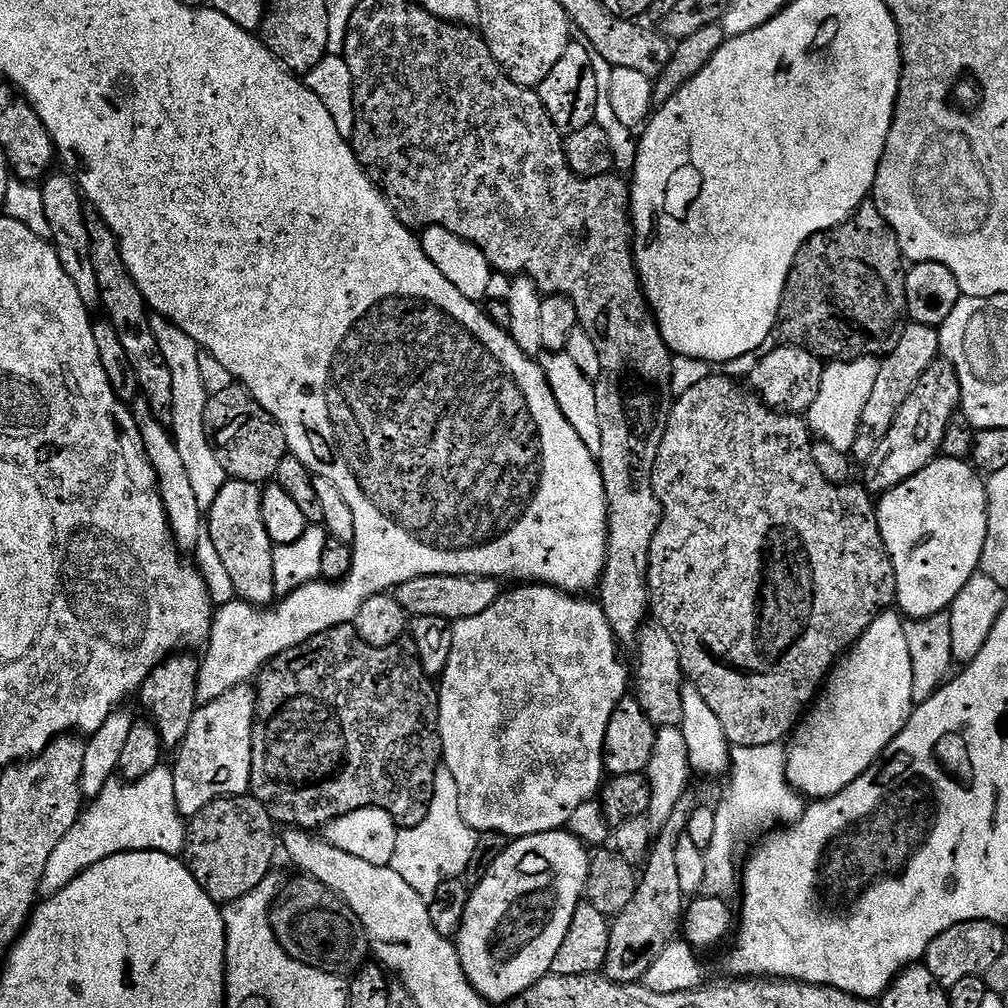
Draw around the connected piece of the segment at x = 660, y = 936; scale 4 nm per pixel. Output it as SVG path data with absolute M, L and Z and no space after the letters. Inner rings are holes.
M689 790L678 798L672 814L665 825L658 829L657 836L648 855L648 861L642 866L634 899L611 921L610 950L606 952L603 975L619 984L638 984L645 974L658 962L658 954L666 950L672 941L681 935L686 909L686 897L682 890L678 874L678 842L682 842L688 830L690 816L698 807L695 791Z

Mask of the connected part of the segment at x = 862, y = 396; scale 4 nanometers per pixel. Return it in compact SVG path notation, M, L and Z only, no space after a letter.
M859 356L856 360L829 363L822 374L818 398L814 398L814 406L810 406L806 413L811 435L830 442L830 446L838 450L851 453L862 433L866 402L876 385L879 369L880 360L875 356Z

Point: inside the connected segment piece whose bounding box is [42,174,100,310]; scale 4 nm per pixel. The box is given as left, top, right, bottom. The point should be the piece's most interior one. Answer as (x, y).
(62, 199)

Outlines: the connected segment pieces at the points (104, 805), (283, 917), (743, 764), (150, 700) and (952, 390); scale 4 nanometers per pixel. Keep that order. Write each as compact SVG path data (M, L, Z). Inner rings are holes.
M161 766L138 781L114 778L81 813L74 827L54 848L39 884L39 897L48 899L65 889L78 874L114 854L158 852L181 855L187 847L187 825L174 798L172 768Z
M304 874L301 880L283 885L272 909L272 929L286 954L311 968L320 968L341 978L351 978L364 967L370 956L366 930L358 922L358 914L346 906L322 882Z
M783 743L770 746L738 746L731 749L728 789L725 790L720 804L715 805L714 839L704 852L706 871L699 891L701 897L731 901L731 896L735 892L737 895L742 884L738 865L741 863L740 851L743 850L744 843L751 836L759 837L765 830L776 826L771 824L781 820L781 825L788 826L799 820L804 813L805 801L793 788L786 774L787 761L788 753Z
M184 655L169 656L144 679L144 685L138 690L140 704L148 711L147 719L158 730L161 745L165 749L179 749L180 743L190 731L190 722L194 722L194 714L198 707L200 660L197 657Z
M937 358L930 370L918 378L918 386L910 390L910 398L902 402L902 410L898 410L887 432L879 437L880 445L872 452L872 461L868 464L868 473L863 480L868 491L873 494L888 492L937 459L941 455L942 438L946 438L946 426L950 426L959 408L958 374L947 360Z

